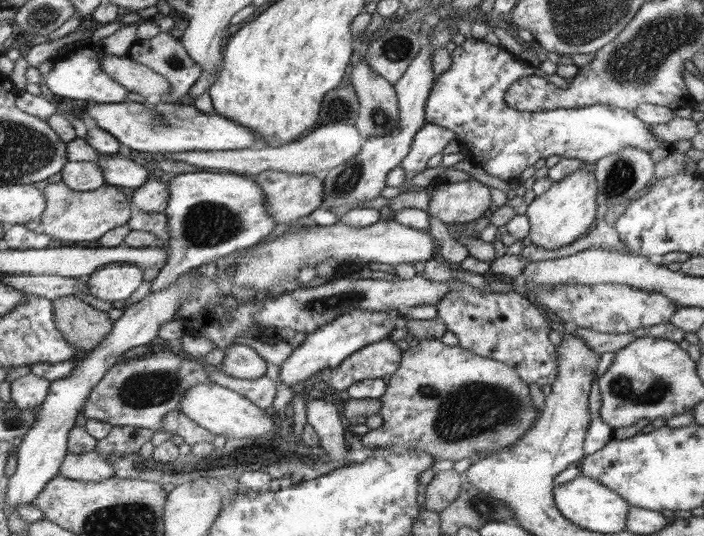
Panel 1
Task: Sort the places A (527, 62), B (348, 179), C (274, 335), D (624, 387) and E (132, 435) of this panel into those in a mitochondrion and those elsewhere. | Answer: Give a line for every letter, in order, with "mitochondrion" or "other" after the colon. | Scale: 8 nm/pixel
A: other
B: mitochondrion
C: other
D: mitochondrion
E: mitochondrion

